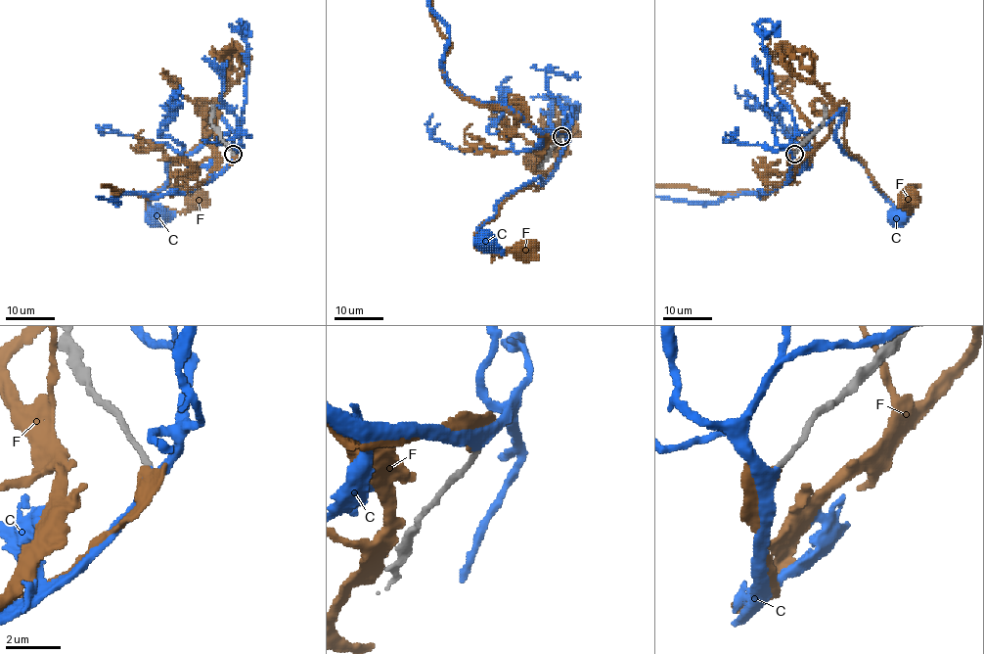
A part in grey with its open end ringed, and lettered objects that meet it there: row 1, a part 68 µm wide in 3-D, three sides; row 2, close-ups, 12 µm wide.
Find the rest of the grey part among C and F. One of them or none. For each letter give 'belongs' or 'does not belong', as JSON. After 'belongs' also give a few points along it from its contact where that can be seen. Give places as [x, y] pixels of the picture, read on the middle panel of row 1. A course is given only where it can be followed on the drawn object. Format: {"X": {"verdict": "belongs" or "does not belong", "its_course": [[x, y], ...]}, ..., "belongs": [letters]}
{"C": {"verdict": "belongs", "its_course": [[561, 135], [568, 132], [546, 180], [539, 185], [537, 176], [495, 204], [495, 214], [478, 229], [487, 243]]}, "F": {"verdict": "does not belong"}, "belongs": ["C"]}

